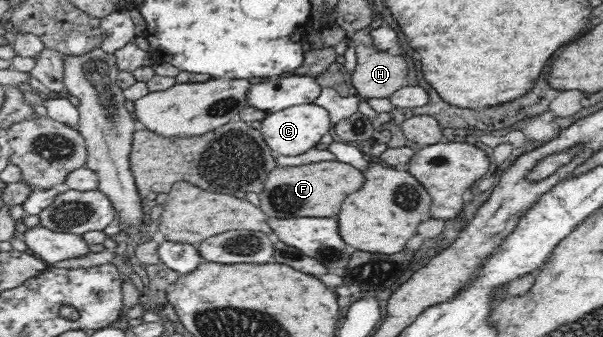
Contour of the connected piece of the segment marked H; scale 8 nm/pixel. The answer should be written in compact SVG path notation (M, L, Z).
M369 30L350 34L357 52L357 68L352 73L352 85L364 98L390 97L406 85L408 73L404 57L392 53L378 53L375 50Z

